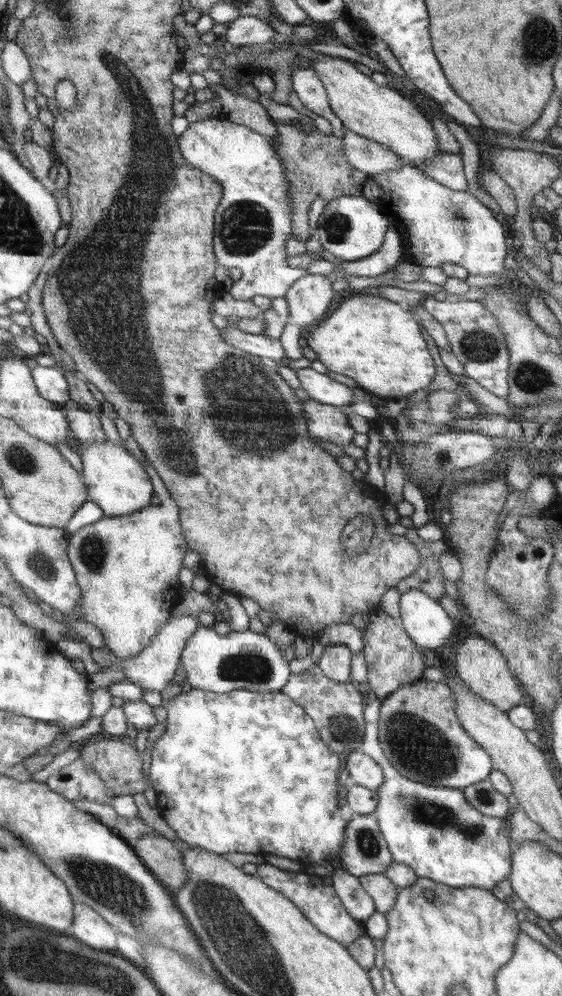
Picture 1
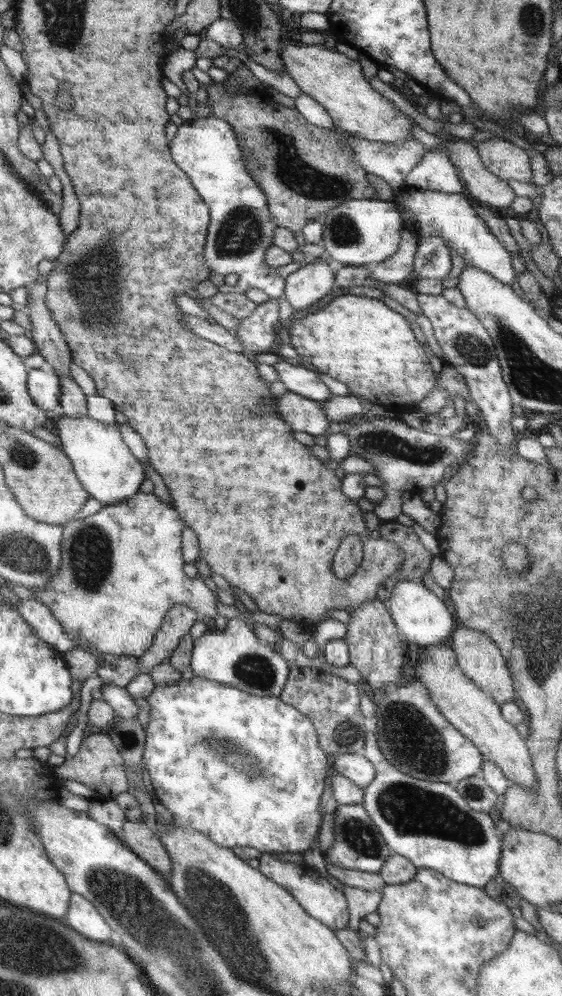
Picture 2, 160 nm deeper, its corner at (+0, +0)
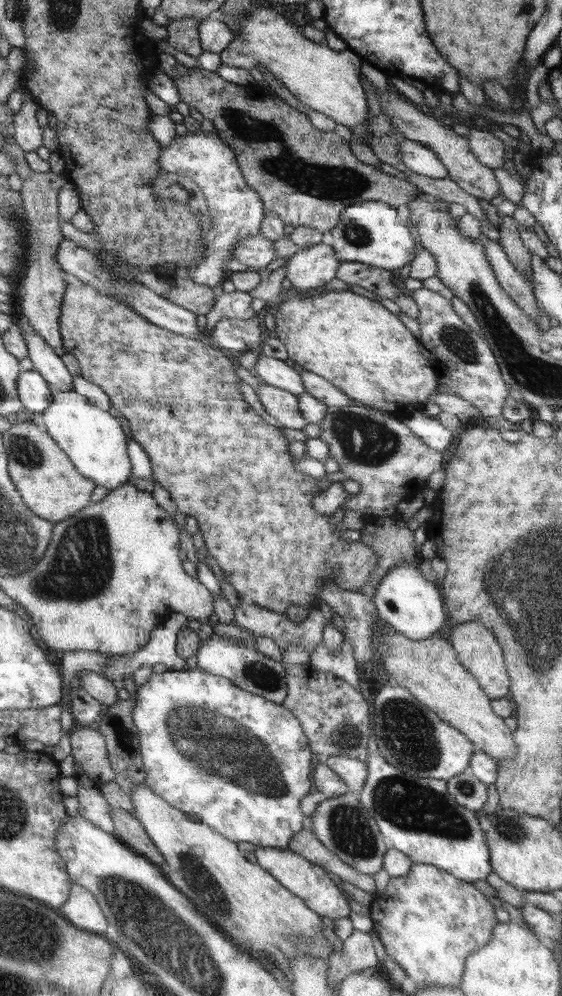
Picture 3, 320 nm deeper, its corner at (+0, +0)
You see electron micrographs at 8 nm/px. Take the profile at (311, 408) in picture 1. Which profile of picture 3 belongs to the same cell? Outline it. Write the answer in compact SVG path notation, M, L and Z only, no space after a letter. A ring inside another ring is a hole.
M264 381L255 392L266 412L276 418L282 426L298 430L307 426L307 420L299 408L299 399L295 393L266 384Z

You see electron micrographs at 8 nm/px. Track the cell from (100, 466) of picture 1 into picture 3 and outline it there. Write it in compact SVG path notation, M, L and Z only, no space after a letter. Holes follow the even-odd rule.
M54 385L50 387L52 402L42 413L44 426L56 444L71 456L75 467L92 479L96 486L105 486L108 490L114 490L130 481L132 472L126 452L128 438L118 420L76 391L60 392Z

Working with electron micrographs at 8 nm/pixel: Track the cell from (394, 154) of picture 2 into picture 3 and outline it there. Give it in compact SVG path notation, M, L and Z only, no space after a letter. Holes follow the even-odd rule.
M402 139L398 158L410 172L430 178L446 178L448 172L440 158L425 144Z

